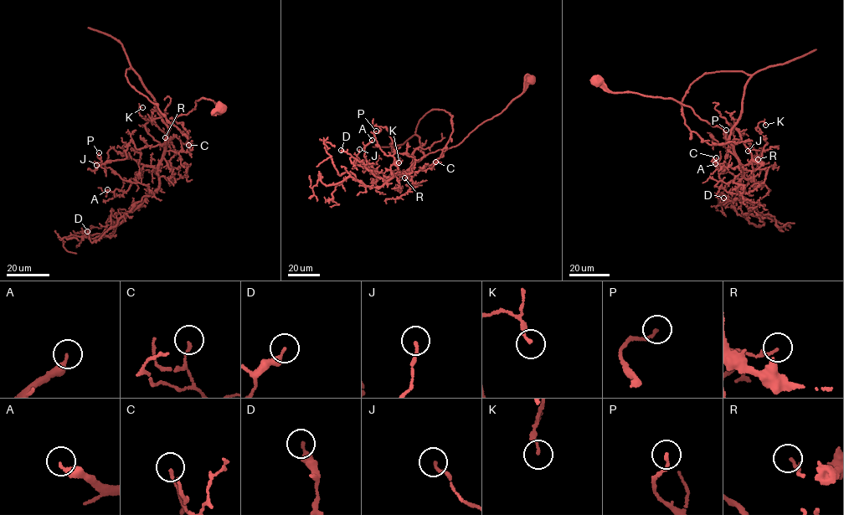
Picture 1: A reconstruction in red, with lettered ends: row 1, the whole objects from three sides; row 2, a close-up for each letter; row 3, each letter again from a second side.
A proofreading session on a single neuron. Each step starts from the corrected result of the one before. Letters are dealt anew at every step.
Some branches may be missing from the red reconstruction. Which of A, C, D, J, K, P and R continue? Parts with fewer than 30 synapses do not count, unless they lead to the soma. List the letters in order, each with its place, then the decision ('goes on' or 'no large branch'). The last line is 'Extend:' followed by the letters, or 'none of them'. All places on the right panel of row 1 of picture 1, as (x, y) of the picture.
A: place (715, 163); no large branch
C: place (716, 157); no large branch
D: place (723, 198); no large branch
J: place (748, 151); no large branch
K: place (765, 125); no large branch
P: place (726, 130); no large branch
R: place (758, 159); no large branch
Extend: none of them

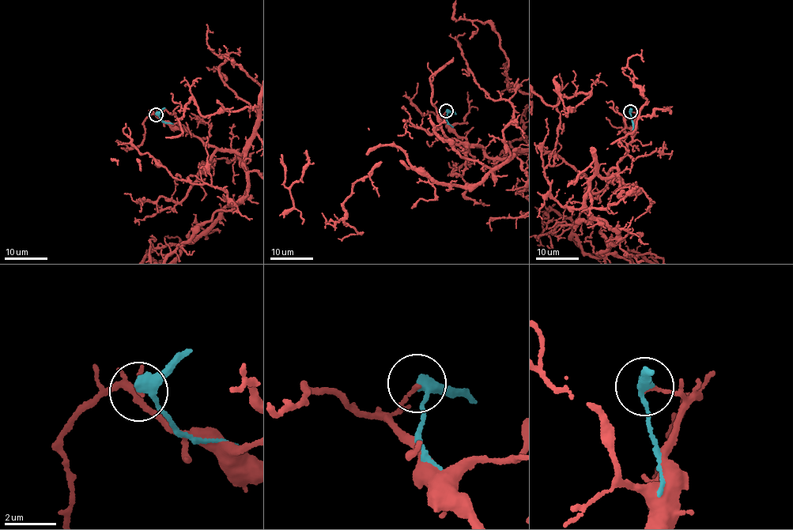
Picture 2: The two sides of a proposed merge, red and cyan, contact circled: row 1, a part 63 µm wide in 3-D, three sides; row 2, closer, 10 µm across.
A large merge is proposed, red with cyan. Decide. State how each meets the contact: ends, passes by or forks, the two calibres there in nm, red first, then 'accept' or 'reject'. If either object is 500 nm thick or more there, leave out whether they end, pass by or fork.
red ends | cyan passes by | 130/340 nm | reject

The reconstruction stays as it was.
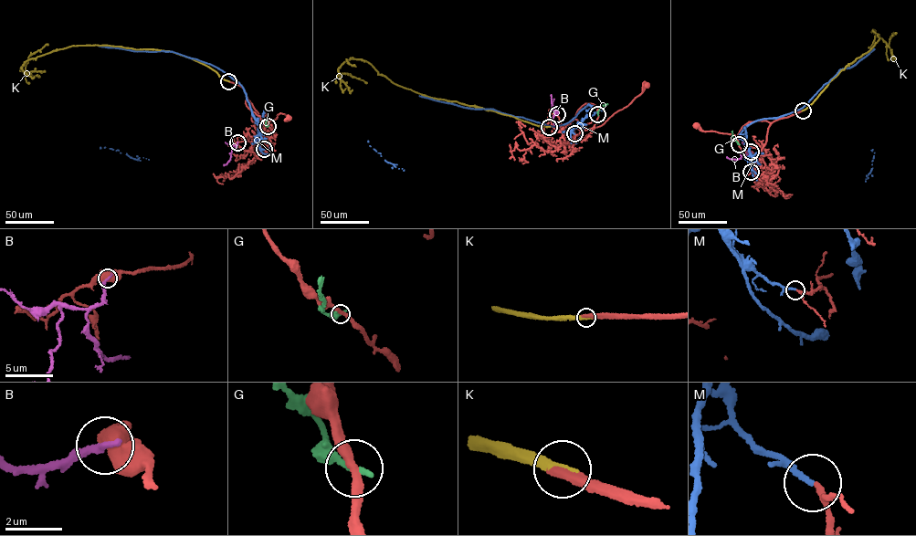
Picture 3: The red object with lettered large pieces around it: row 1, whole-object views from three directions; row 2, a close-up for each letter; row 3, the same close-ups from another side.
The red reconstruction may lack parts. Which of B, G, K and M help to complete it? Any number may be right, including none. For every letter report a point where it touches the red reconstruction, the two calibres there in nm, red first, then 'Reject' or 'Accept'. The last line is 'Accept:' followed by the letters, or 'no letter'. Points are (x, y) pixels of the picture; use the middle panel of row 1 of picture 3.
B: Touches red at (557, 114). Thickness 550 nm (red) against 280 nm. Reject
G: Touches red at (597, 114). Thickness 320 nm (red) against 260 nm. Reject
K: Touches red at (549, 127). Thickness 340 nm (red) against 340 nm. Accept
M: Touches red at (574, 133). Thickness 170 nm (red) against 170 nm. Reject
Accept: K

